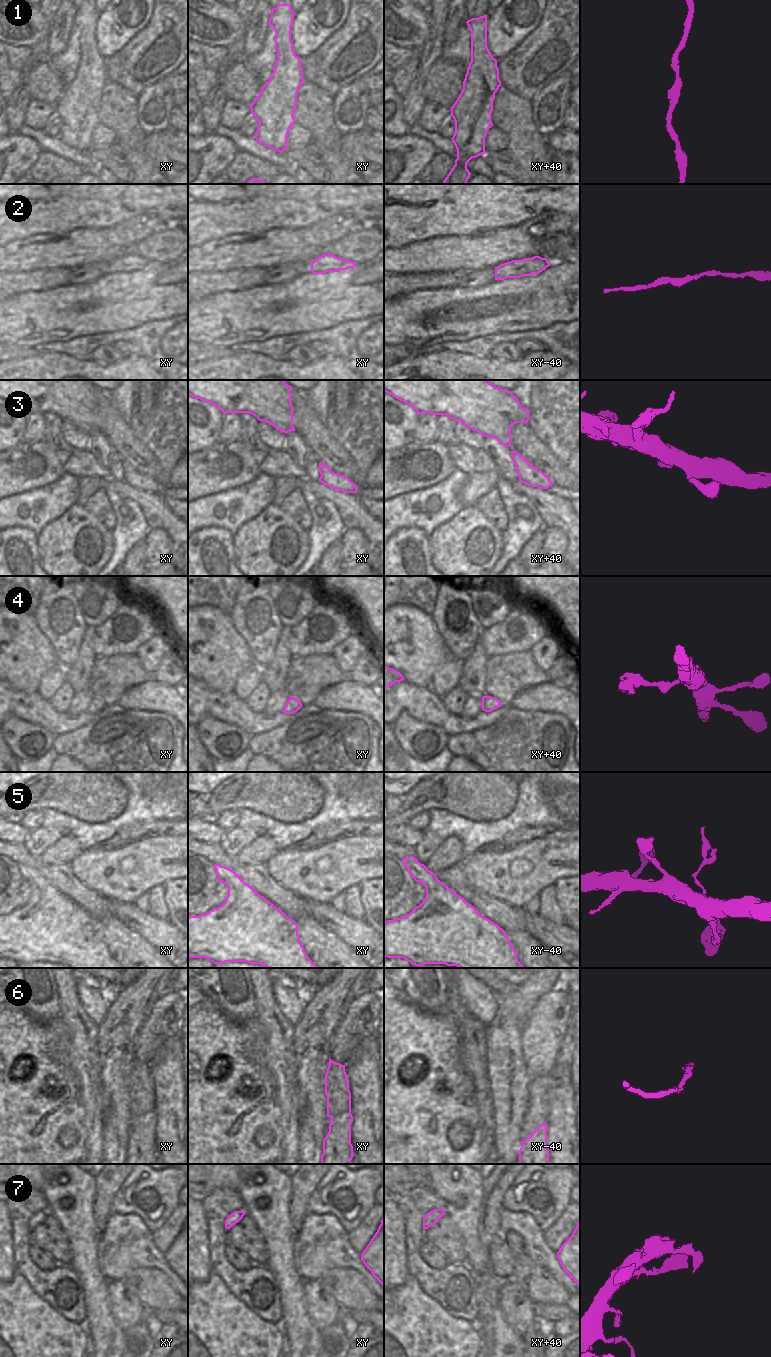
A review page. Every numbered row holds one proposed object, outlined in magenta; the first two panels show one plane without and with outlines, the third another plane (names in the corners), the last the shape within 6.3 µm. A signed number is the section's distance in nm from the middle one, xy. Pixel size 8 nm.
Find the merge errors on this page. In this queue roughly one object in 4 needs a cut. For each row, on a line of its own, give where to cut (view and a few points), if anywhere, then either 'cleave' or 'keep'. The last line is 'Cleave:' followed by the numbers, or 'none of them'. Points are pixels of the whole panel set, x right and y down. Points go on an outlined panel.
1: no cut | keep
2: no cut | keep
3: no cut | keep
4: no cut | keep
5: no cut | keep
6: no cut | keep
7: no cut | keep
Cleave: none of them

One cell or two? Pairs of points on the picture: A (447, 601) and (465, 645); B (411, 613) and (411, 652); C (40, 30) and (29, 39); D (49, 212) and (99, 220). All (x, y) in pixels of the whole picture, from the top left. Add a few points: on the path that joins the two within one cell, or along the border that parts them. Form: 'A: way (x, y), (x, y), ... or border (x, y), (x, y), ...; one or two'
A: way (451, 612), (451, 629), (456, 634); one
B: way (411, 623), (411, 642); one
C: way (37, 31), (32, 36); one
D: way (61, 212), (87, 213); one

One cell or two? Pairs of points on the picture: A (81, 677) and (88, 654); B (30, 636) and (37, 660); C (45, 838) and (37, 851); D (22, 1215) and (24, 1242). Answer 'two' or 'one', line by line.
A: one
B: one
C: one
D: one

